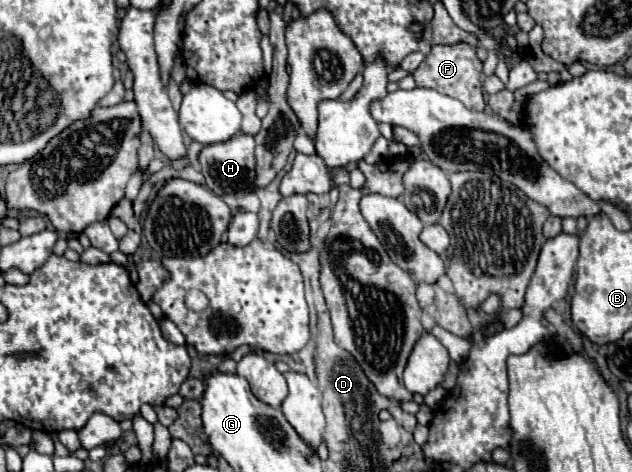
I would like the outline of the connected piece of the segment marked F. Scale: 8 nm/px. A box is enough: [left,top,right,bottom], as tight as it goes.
[412,43,484,111]

